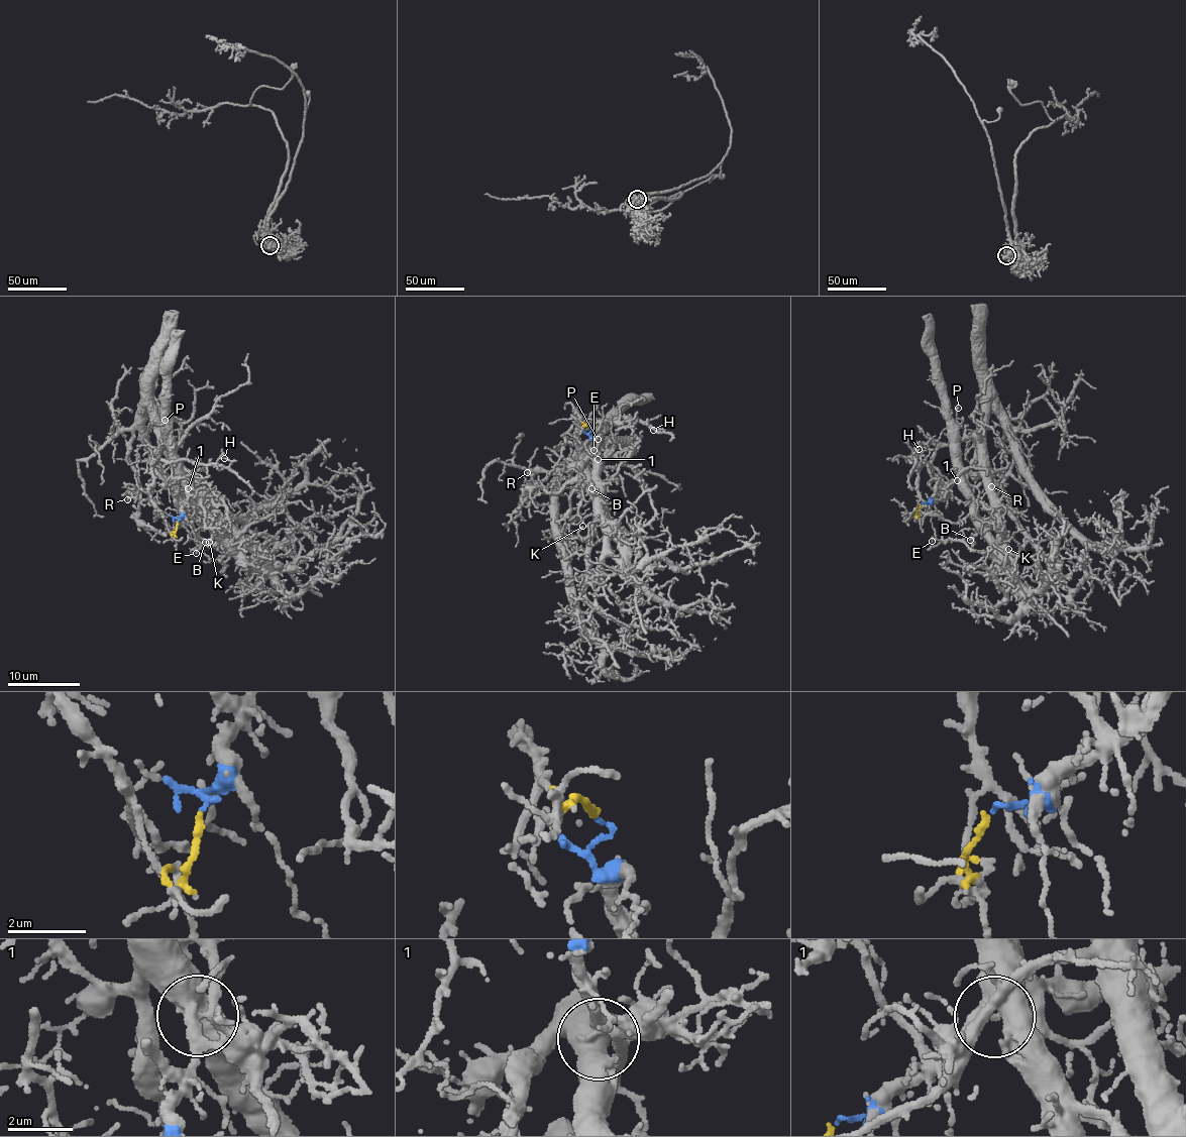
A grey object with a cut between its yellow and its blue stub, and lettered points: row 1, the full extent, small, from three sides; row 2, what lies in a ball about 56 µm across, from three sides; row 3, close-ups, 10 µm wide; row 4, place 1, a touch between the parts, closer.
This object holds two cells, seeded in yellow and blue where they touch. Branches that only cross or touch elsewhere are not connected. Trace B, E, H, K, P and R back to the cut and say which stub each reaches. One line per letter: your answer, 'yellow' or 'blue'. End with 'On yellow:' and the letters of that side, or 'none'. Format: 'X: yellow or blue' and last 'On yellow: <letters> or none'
B: blue
E: blue
H: yellow
K: blue
P: blue
R: yellow
On yellow: H, R

